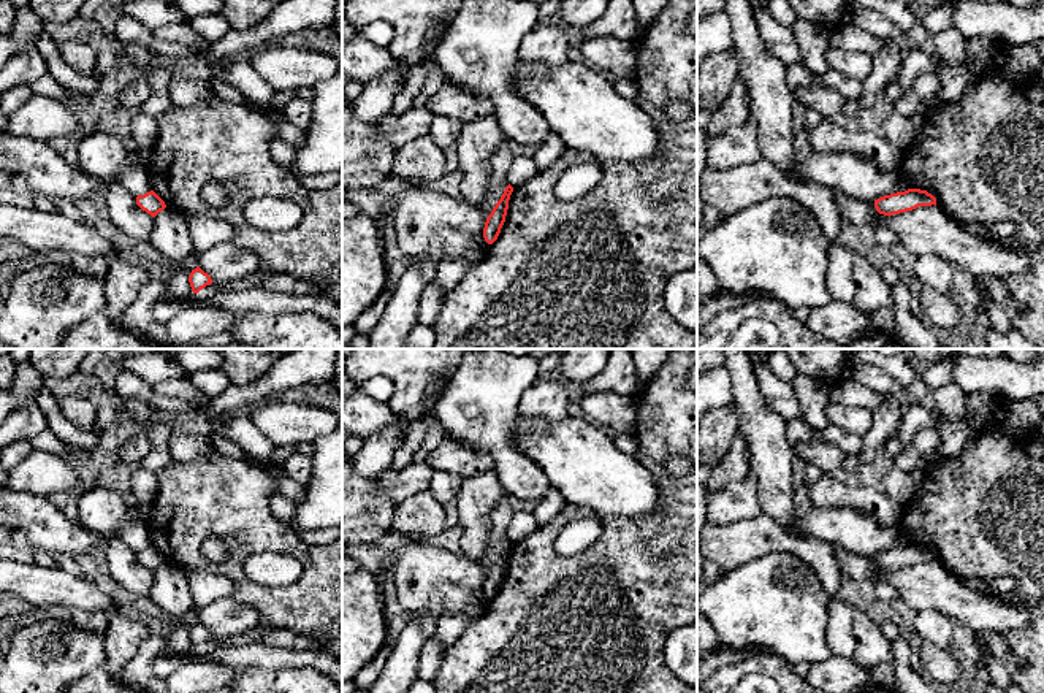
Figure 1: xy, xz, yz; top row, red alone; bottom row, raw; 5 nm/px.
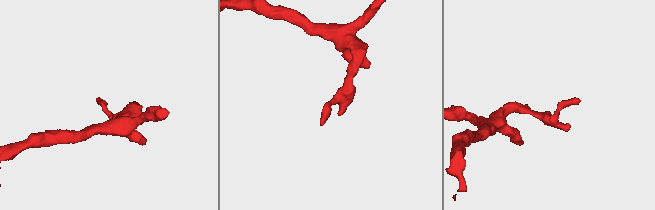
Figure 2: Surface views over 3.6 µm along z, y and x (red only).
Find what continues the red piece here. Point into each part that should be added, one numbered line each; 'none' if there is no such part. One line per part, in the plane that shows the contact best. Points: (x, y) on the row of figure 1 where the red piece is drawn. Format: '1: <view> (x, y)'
none

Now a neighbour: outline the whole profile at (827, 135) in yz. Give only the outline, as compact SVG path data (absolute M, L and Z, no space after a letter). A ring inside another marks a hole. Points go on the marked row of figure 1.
M824 117L810 135L813 152L852 151L873 159L882 170L897 171L901 151L890 144L886 138L871 133L846 130L832 119Z

